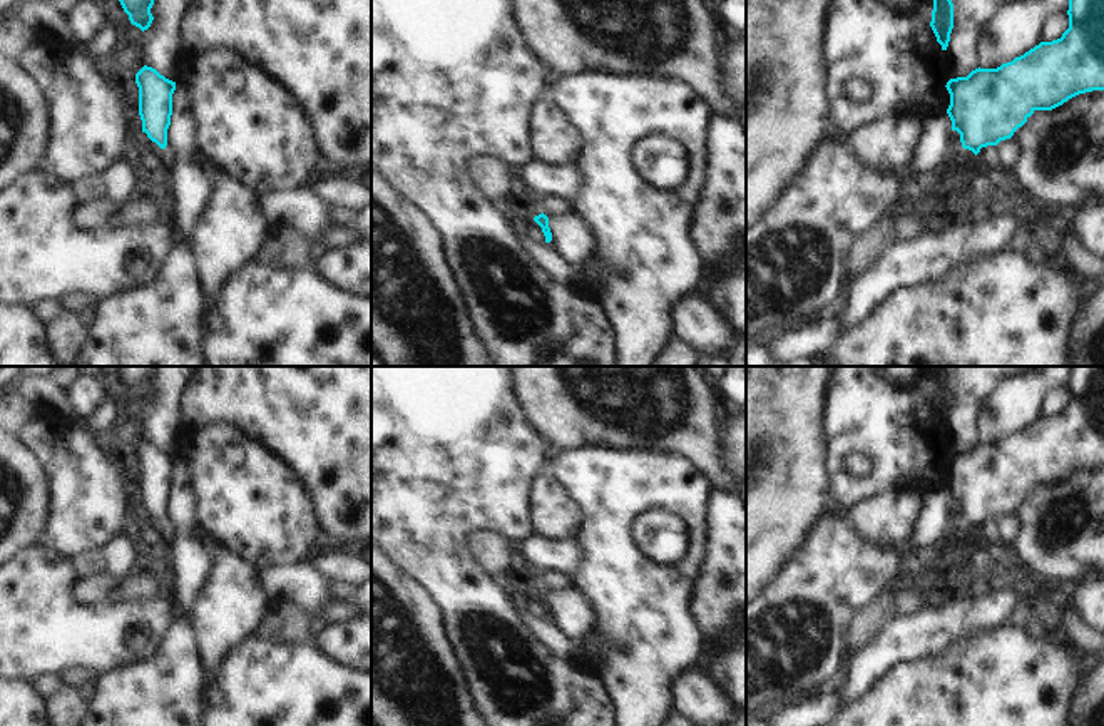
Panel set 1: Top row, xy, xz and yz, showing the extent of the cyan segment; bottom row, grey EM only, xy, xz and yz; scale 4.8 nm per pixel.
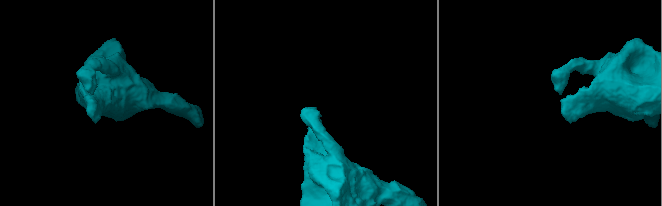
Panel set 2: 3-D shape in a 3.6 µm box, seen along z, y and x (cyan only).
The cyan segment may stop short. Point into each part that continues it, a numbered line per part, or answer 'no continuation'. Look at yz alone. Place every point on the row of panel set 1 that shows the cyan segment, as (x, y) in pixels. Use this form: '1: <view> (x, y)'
no continuation

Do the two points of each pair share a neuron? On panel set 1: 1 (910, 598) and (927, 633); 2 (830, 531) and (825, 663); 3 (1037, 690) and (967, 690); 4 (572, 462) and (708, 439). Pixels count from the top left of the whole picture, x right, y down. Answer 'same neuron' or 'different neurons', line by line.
1: different neurons
2: same neuron
3: same neuron
4: different neurons

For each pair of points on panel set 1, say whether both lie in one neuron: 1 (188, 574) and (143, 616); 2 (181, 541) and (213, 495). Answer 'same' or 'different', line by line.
1: different
2: different

